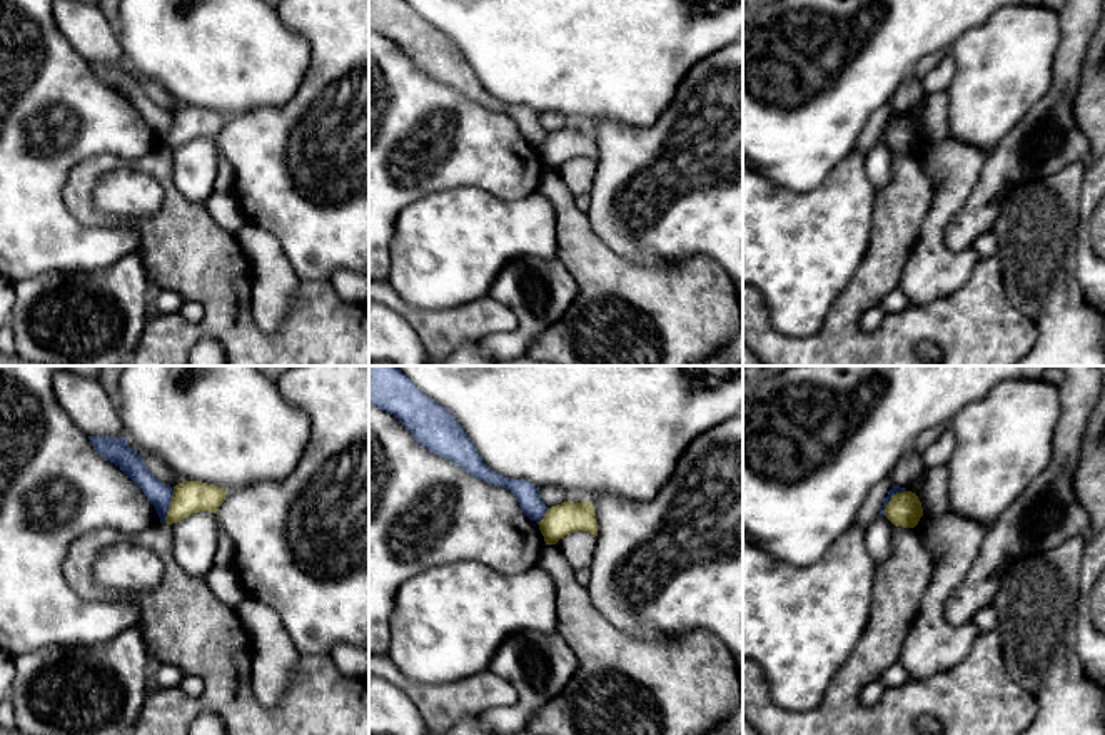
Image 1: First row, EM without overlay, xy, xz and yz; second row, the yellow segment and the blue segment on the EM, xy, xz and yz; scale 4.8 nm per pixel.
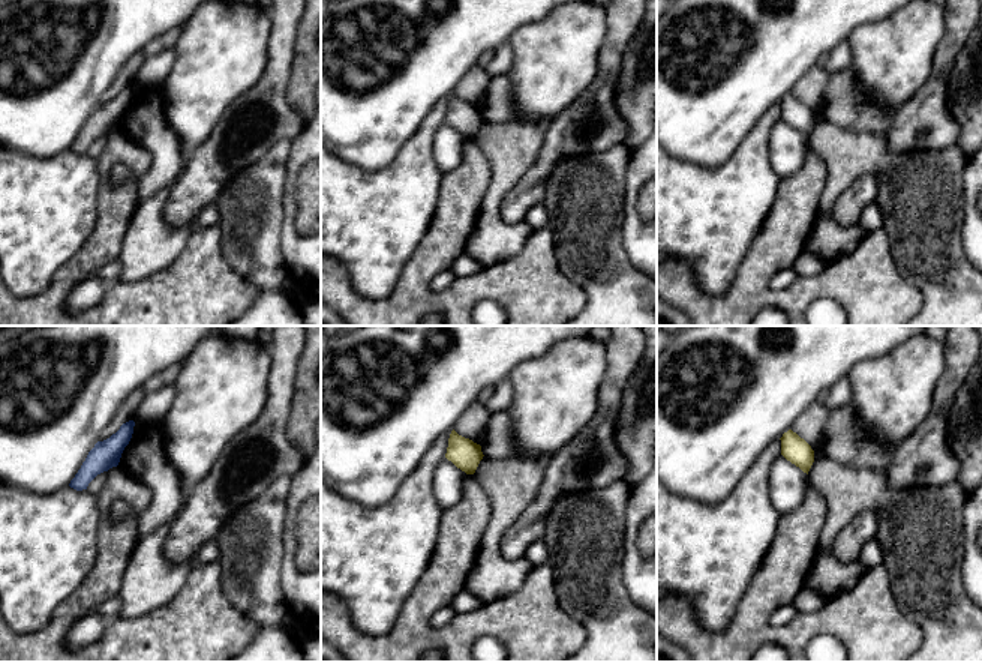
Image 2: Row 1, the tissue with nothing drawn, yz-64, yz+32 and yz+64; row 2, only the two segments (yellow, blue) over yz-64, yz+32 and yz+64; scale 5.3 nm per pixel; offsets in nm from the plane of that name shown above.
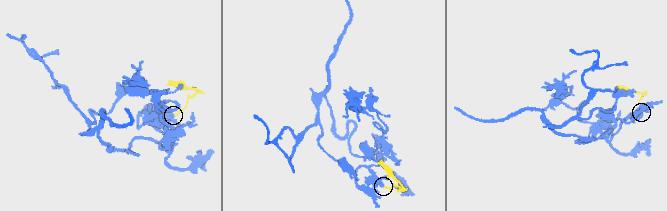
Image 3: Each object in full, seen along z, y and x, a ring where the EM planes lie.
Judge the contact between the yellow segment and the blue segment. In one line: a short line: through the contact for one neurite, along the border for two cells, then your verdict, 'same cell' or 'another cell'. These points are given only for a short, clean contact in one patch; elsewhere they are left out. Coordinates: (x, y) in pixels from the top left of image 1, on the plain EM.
line xy (174, 114), (164, 147); another cell

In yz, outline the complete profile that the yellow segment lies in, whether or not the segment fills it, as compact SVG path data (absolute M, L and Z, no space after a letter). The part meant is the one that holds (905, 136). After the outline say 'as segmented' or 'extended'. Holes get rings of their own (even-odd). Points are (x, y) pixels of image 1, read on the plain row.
M901 117L891 122L885 132L885 142L895 152L915 154L923 142L923 134L915 119Z; as segmented

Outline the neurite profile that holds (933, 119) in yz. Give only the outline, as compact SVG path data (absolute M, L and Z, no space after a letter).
M948 90L936 92L926 97L918 115L918 125L923 139L940 142L950 139L950 94Z

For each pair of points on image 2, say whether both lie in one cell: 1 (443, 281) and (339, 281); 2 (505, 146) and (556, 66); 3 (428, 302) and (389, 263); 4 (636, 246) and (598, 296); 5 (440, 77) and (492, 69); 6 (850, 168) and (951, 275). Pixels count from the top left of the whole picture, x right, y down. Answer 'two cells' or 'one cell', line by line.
1: two cells
2: two cells
3: two cells
4: two cells
5: two cells
6: one cell

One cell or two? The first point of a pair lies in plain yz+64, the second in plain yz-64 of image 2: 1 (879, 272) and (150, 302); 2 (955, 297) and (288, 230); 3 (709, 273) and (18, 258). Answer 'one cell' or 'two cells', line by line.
1: one cell
2: two cells
3: one cell

